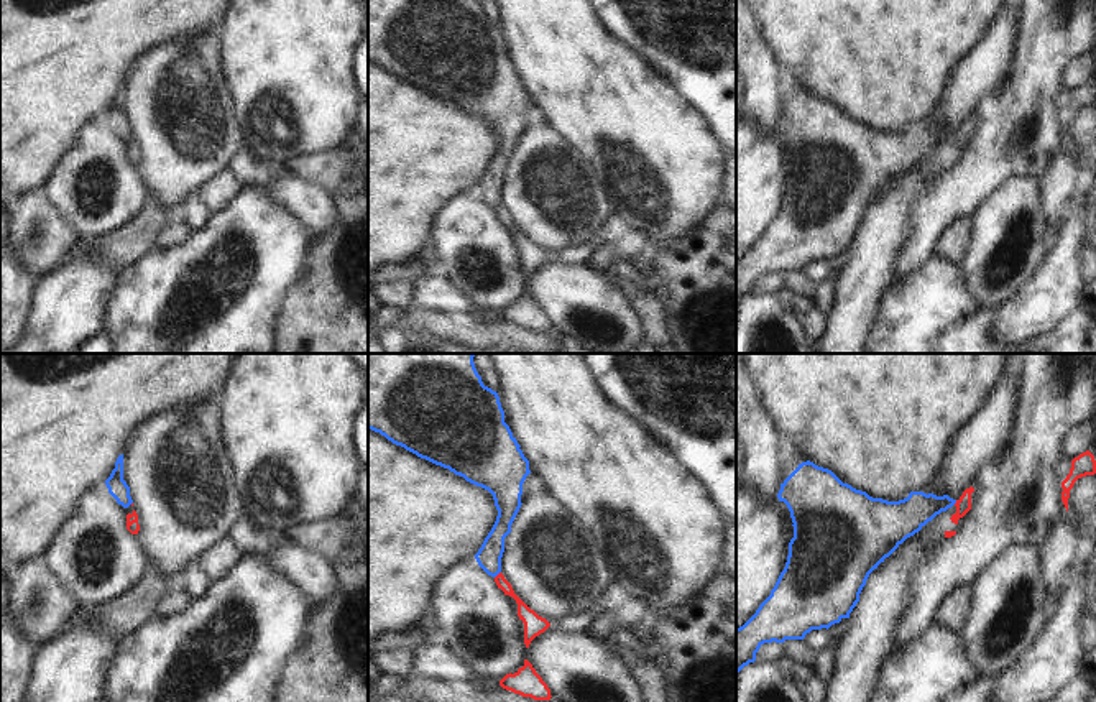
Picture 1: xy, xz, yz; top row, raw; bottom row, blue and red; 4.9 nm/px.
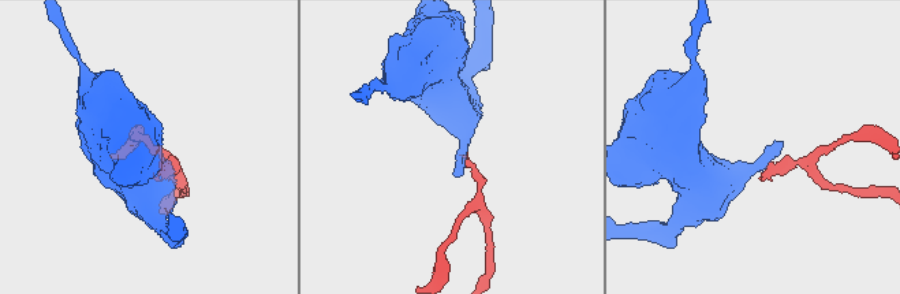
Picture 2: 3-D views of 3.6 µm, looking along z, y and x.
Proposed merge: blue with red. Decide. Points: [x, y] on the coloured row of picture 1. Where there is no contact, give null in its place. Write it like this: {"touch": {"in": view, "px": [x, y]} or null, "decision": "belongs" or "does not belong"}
{"touch": {"in": "xz", "px": [498, 572]}, "decision": "does not belong"}

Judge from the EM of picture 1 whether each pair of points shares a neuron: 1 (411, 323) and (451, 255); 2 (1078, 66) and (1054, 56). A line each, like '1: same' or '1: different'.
1: different
2: different

